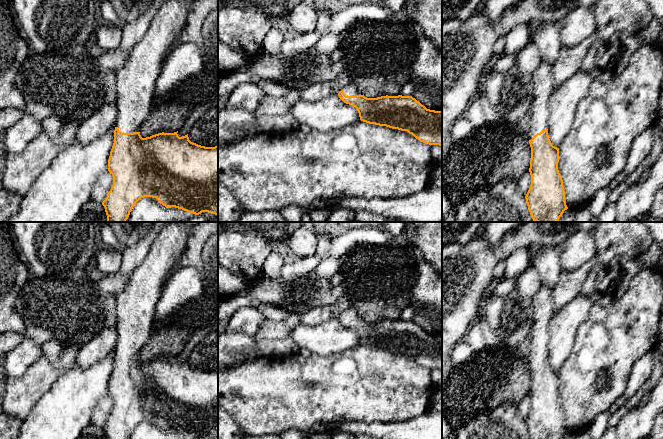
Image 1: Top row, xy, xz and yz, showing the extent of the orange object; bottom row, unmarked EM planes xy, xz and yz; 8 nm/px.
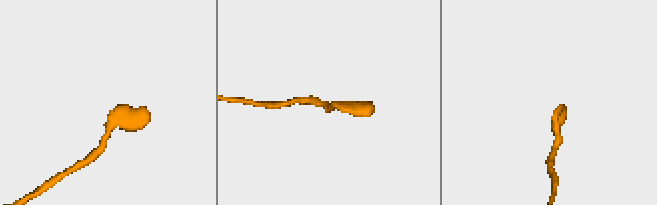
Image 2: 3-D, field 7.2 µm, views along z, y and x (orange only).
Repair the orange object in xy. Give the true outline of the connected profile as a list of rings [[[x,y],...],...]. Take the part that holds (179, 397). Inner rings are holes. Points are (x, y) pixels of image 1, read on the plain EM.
[[[170,222],[158,234],[145,260],[130,274],[129,283],[116,297],[118,340],[115,347],[114,367],[108,383],[108,395],[113,400],[113,409],[102,426],[106,439],[130,439],[135,428],[144,421],[156,422],[165,431],[175,431],[199,439],[208,436],[218,439],[218,370],[205,371],[189,364],[188,358],[179,361],[174,357],[158,357],[142,362],[140,351],[149,338],[155,321],[156,305],[164,283],[178,265],[189,238],[183,222]]]

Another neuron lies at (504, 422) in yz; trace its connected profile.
[[[511,403],[478,415],[455,433],[457,439],[530,439],[525,420]]]

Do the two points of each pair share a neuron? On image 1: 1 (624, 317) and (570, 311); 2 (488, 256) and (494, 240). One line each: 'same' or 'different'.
1: different
2: different

